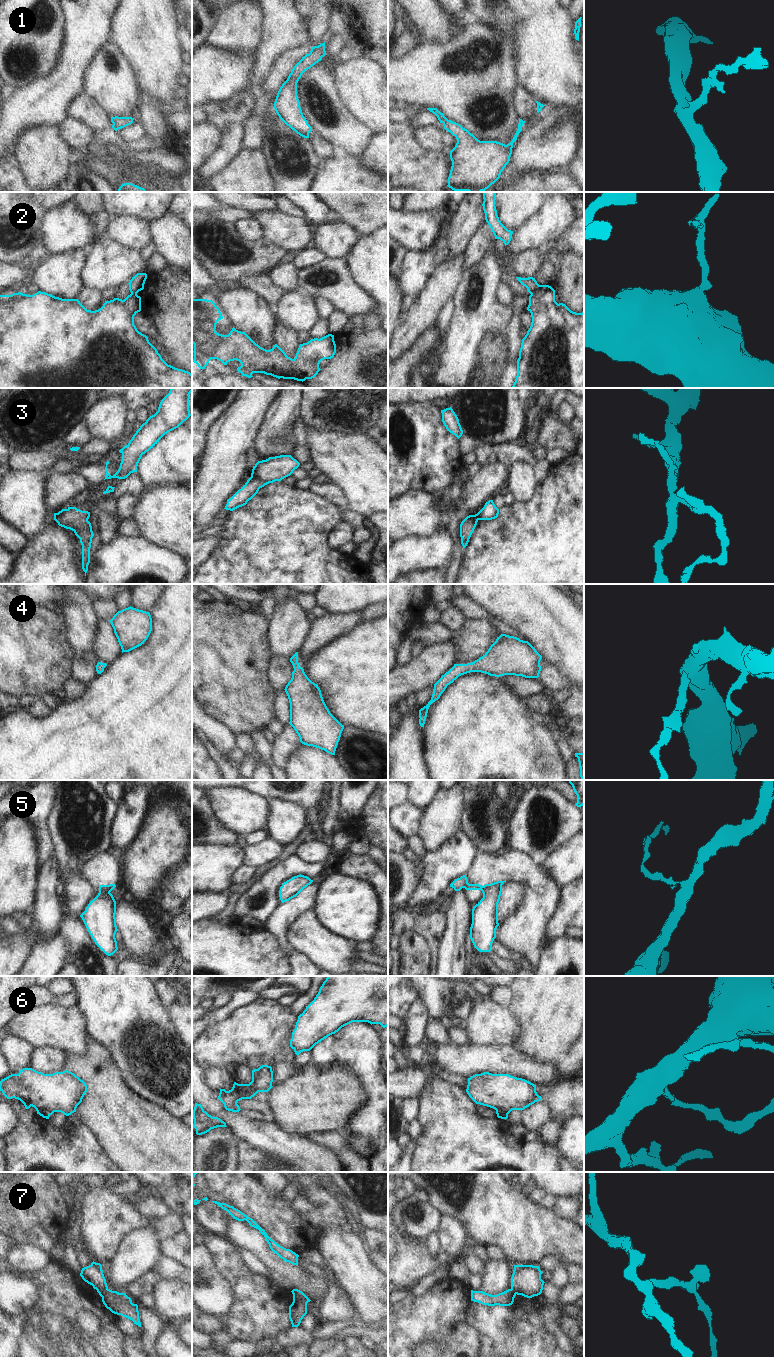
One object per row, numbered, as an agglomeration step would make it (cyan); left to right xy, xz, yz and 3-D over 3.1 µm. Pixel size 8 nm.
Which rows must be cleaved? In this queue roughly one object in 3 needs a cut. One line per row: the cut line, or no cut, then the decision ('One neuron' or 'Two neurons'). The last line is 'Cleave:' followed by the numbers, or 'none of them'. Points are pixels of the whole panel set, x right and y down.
1: No split. One neuron
2: Split along yz (540, 285), (531, 295). Two neurons
3: Split along xz (251, 476), (270, 482). Two neurons
4: No split. One neuron
5: Split along yz (484, 886), (483, 894). Two neurons
6: Split along xz (244, 1084), (246, 1088), (251, 1090), (251, 1097). Two neurons
7: Split along xz (293, 1295), (299, 1296), (307, 1302). Two neurons
Cleave: 2, 3, 5, 6, 7.

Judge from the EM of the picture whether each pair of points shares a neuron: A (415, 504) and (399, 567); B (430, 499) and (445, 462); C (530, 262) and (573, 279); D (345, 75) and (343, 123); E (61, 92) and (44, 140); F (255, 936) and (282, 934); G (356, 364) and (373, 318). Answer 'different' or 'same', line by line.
A: different
B: different
C: different
D: different
E: different
F: different
G: same

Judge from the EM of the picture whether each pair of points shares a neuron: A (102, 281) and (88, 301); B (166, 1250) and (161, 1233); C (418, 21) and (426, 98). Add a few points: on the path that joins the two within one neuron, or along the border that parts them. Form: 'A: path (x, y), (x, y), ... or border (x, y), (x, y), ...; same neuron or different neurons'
A: border (86, 285), (92, 286), (101, 292); different neurons
B: border (181, 1230), (160, 1241); different neurons
C: border (420, 41), (443, 44); different neurons

